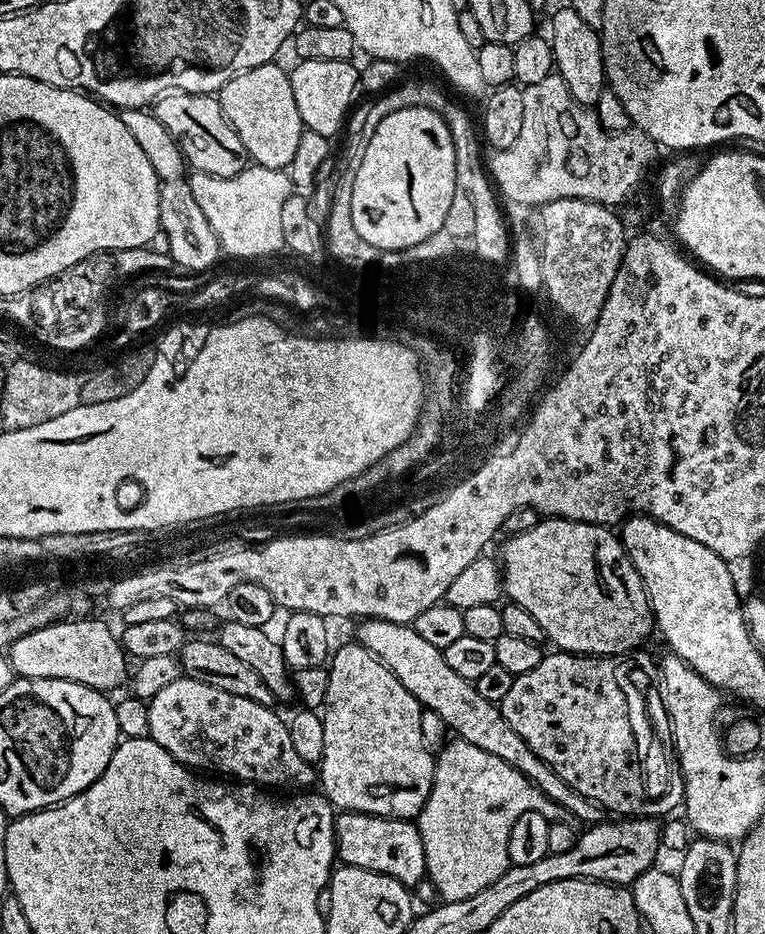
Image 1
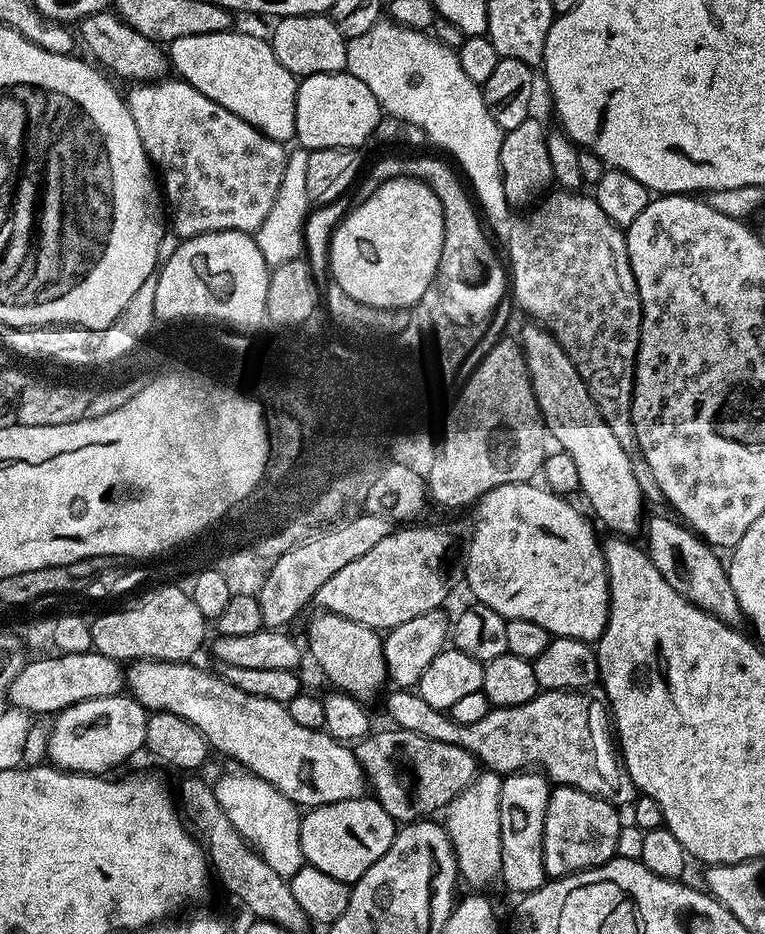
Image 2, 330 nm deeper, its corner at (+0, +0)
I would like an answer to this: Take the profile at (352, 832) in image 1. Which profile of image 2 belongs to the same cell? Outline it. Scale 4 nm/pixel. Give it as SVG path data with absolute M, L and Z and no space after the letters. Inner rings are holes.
M374 798L320 804L305 811L300 821L302 854L309 865L339 882L353 885L390 850L397 831L398 821L390 818Z

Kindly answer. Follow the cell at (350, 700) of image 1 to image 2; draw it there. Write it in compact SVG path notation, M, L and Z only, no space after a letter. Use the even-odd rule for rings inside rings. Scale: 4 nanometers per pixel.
M333 612L316 615L320 616L308 624L308 648L325 678L332 683L331 687L352 696L357 702L372 700L380 691L383 693L384 683L387 685L390 677L381 633L350 618L335 616Z

